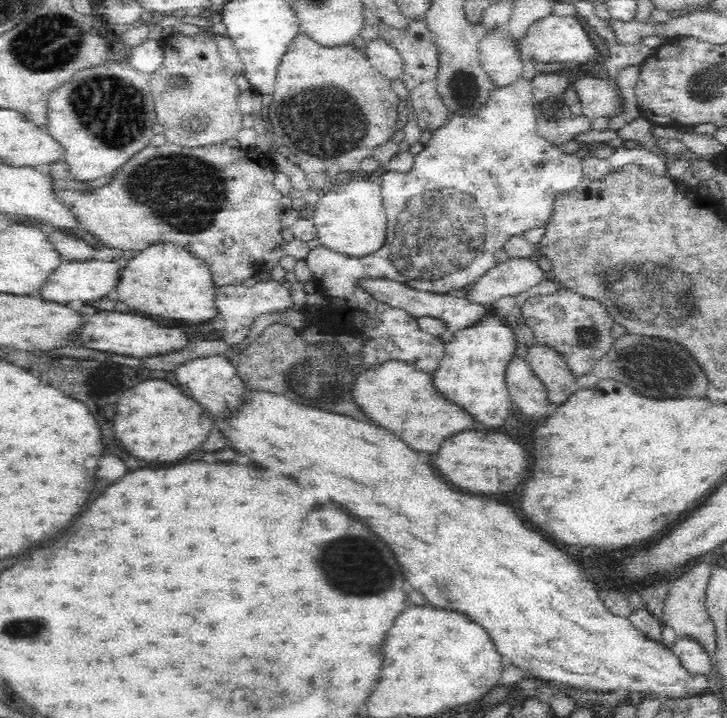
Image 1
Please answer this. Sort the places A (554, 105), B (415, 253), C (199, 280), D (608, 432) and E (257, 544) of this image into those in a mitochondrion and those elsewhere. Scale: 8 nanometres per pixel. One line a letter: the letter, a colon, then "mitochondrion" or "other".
A: mitochondrion
B: mitochondrion
C: other
D: other
E: other

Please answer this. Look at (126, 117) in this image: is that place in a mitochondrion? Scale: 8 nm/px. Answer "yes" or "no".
yes

